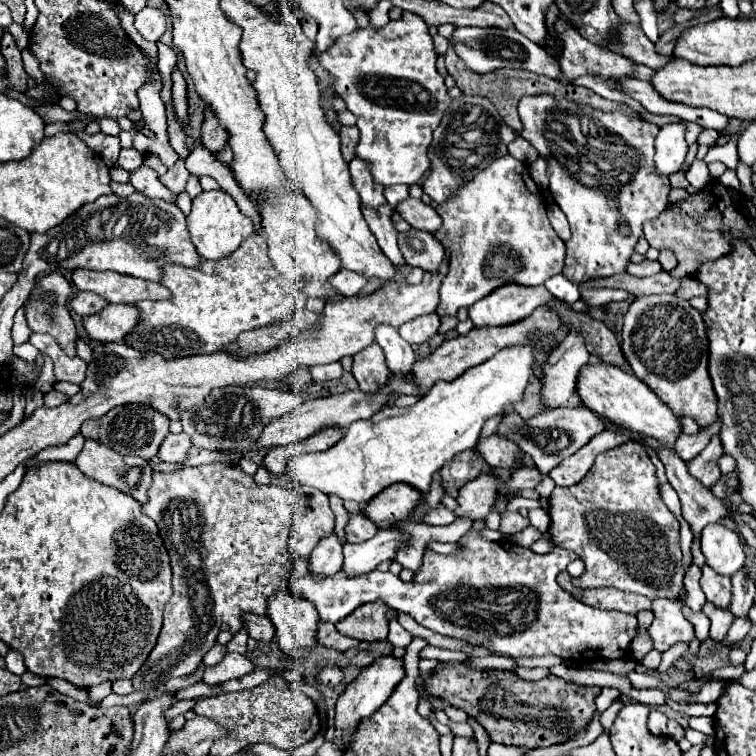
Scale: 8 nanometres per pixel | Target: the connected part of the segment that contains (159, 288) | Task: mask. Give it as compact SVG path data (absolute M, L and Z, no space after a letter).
M76 270L72 282L78 290L94 292L112 304L136 304L140 300L168 300L172 294L166 286L132 276L120 276L116 272Z

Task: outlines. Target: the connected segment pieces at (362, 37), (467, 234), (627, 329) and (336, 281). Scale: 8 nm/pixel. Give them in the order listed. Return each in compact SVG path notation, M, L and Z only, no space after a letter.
M404 12L400 20L388 22L384 28L356 28L352 34L340 36L328 52L320 54L320 64L328 70L334 80L334 92L346 102L348 110L356 116L360 128L360 142L356 146L356 158L364 160L370 168L372 178L382 186L392 184L416 184L430 166L428 146L432 144L432 132L440 126L446 116L452 98L444 84L444 76L436 68L438 54L434 50L428 24L412 14Z
M510 154L494 160L492 166L488 166L474 180L462 186L452 200L448 200L446 204L440 204L436 212L442 216L444 228L440 234L434 234L434 238L442 246L448 246L452 250L450 270L440 286L440 306L436 308L436 314L440 316L440 328L438 328L440 336L446 336L448 332L456 330L460 322L456 318L456 312L460 308L472 306L474 302L482 300L496 288L510 282L516 282L522 286L540 286L554 274L562 272L564 258L566 258L566 244L554 232L548 220L546 202L542 198L540 188L532 180L528 166Z
M652 294L636 298L624 316L624 358L634 376L648 384L678 416L690 416L700 428L716 418L716 392L708 374L708 328L702 312L676 294Z
M340 268L340 270L330 278L330 284L332 284L342 296L354 296L354 294L358 294L358 292L364 288L366 280L364 280L362 276L356 276L354 272L348 272L348 270Z

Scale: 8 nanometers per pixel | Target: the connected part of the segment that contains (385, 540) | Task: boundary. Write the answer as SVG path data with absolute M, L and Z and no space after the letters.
M400 524L386 530L378 530L374 538L360 544L346 542L342 570L348 576L362 576L374 572L384 560L392 560L396 556L398 546L402 546L406 540L406 536L398 532L398 526Z

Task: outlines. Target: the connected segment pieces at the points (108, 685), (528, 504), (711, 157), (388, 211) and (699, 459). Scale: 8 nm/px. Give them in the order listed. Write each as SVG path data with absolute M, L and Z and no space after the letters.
M102 682L102 684L98 684L98 686L88 688L90 700L92 700L94 704L96 704L96 702L100 702L100 700L104 700L110 692L112 692L112 682Z
M516 497L512 499L507 506L507 510L509 511L518 511L521 508L526 508L527 510L541 508L541 504L538 499L532 500L523 497Z
M736 134L730 136L730 140L724 144L724 146L712 146L708 150L708 154L704 156L704 162L714 162L714 160L720 160L724 162L728 168L734 168L736 170L736 164L738 164L738 150L736 150Z
M364 208L364 218L368 220L368 226L372 228L382 252L392 260L392 264L396 266L406 266L406 260L396 244L398 238L398 230L394 228L392 220L392 208L380 208L380 212L368 212L368 208Z
M714 436L710 440L710 444L688 462L688 472L692 478L696 478L704 488L712 490L712 486L720 480L720 468L716 464L716 460L722 456L722 448L720 448L720 438Z

